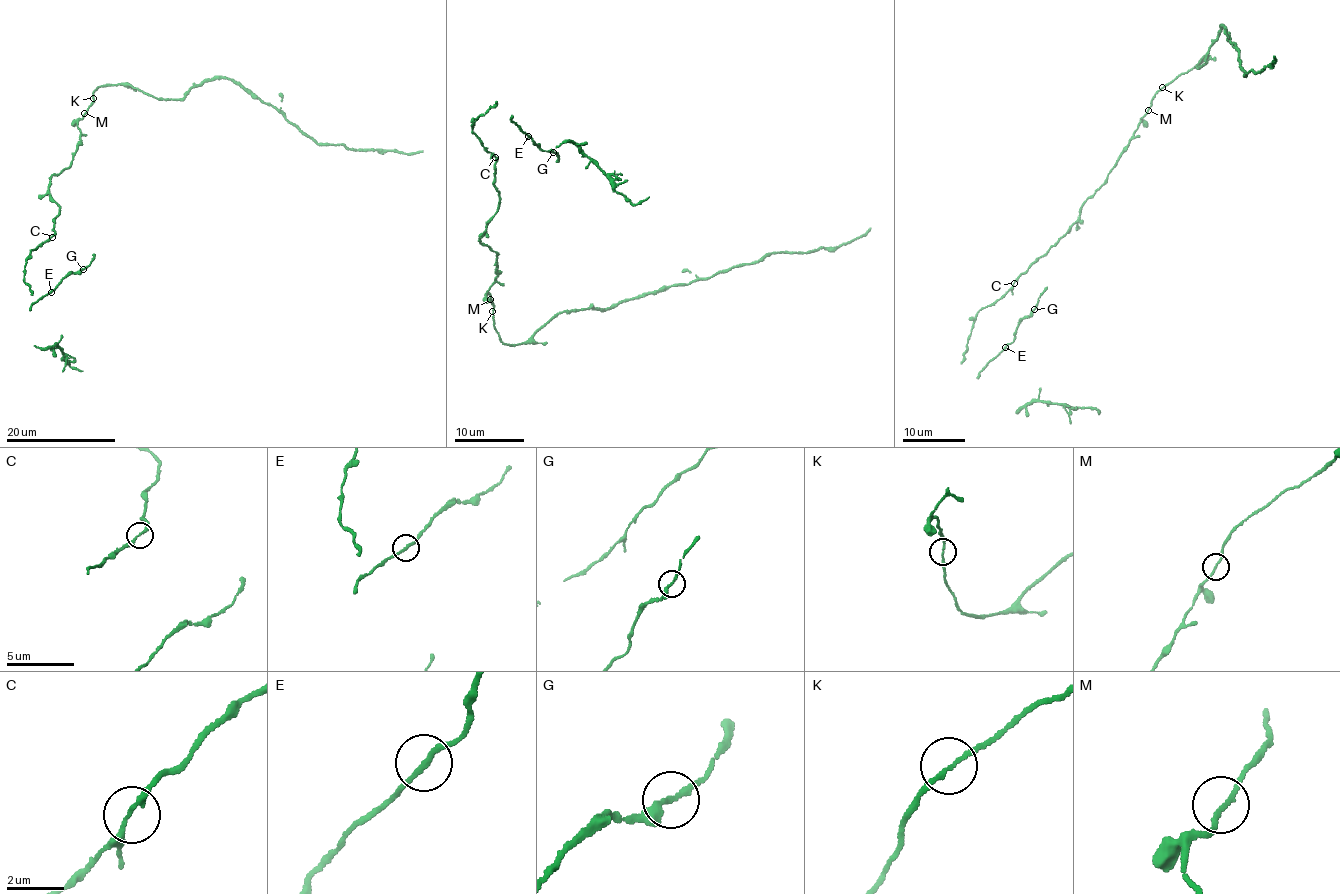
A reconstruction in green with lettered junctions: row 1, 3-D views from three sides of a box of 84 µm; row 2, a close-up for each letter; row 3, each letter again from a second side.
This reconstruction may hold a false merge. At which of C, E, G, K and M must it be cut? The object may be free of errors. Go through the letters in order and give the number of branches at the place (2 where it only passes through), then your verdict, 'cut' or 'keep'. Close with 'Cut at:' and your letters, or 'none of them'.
C: 2 | keep
E: 2 | keep
G: 2 | keep
K: 2 | keep
M: 2 | keep
Cut at: none of them

